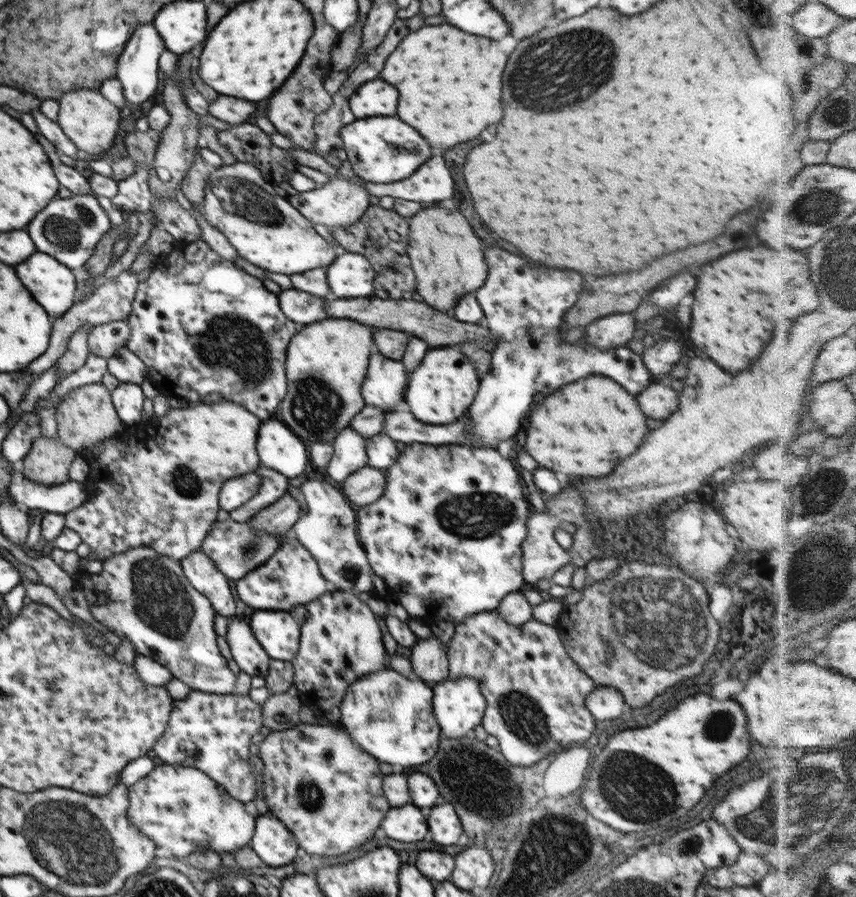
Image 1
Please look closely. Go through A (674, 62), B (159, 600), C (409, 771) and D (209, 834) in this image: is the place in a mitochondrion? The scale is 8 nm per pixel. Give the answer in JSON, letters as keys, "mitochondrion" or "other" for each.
{"A":"other","B":"mitochondrion","C":"other","D":"other"}

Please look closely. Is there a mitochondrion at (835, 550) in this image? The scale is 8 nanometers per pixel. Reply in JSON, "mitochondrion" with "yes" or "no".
{"mitochondrion":"yes"}

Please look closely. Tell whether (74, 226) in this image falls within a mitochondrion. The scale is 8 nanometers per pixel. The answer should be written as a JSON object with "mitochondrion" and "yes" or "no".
{"mitochondrion":"yes"}

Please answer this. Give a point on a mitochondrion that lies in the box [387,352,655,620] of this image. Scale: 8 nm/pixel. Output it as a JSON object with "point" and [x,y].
{"point":[470,515]}

